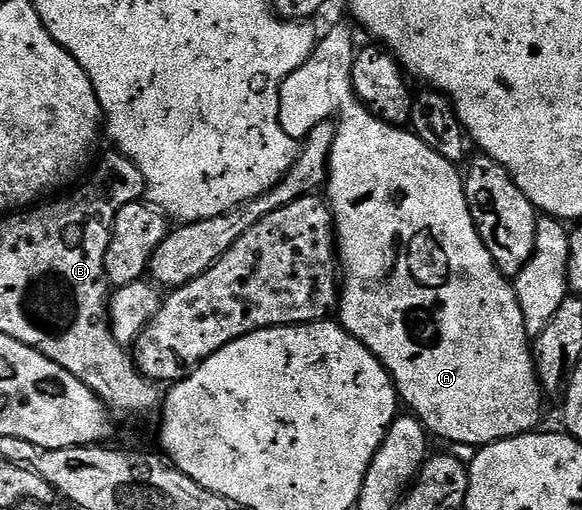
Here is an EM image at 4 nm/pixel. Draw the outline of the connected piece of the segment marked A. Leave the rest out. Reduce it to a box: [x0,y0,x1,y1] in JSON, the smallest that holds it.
[281,24,543,446]

